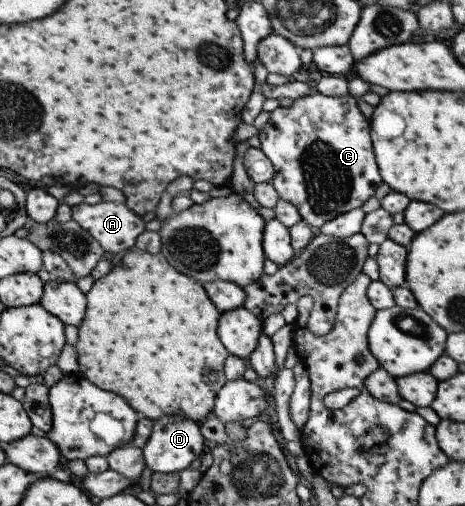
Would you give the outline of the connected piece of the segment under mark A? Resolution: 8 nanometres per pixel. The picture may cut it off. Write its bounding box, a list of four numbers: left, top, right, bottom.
[70,202,144,253]

